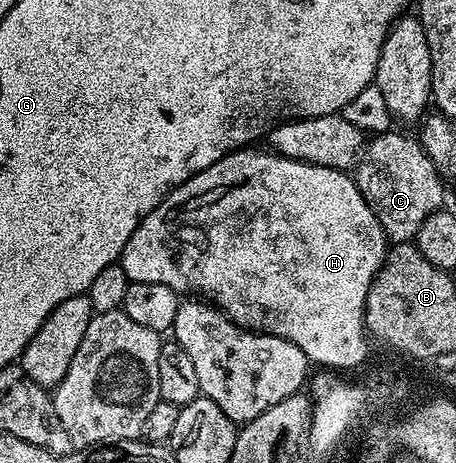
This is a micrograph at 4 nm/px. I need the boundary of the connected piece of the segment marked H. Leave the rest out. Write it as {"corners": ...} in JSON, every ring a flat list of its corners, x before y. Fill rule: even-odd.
{"corners":[[250,147,235,149,233,153,227,153,225,157,212,163,212,167,190,177,183,185,177,185,138,224,136,231,132,231,132,239,128,239,120,258,124,275,128,275,131,282,164,283,164,287,172,287,180,295,197,295,199,298,213,303,244,329,270,333,273,337,283,337,296,343,300,347,300,351,304,351,306,360,315,366,335,371,354,369,366,357,366,341,368,342,366,300,368,291,374,282,374,276,378,274,380,267,386,261,388,248,386,233,380,227,372,207,368,207,364,195,360,195,358,185,349,172,280,157,277,153,267,151,265,148,263,148,264,150,257,149]]}

